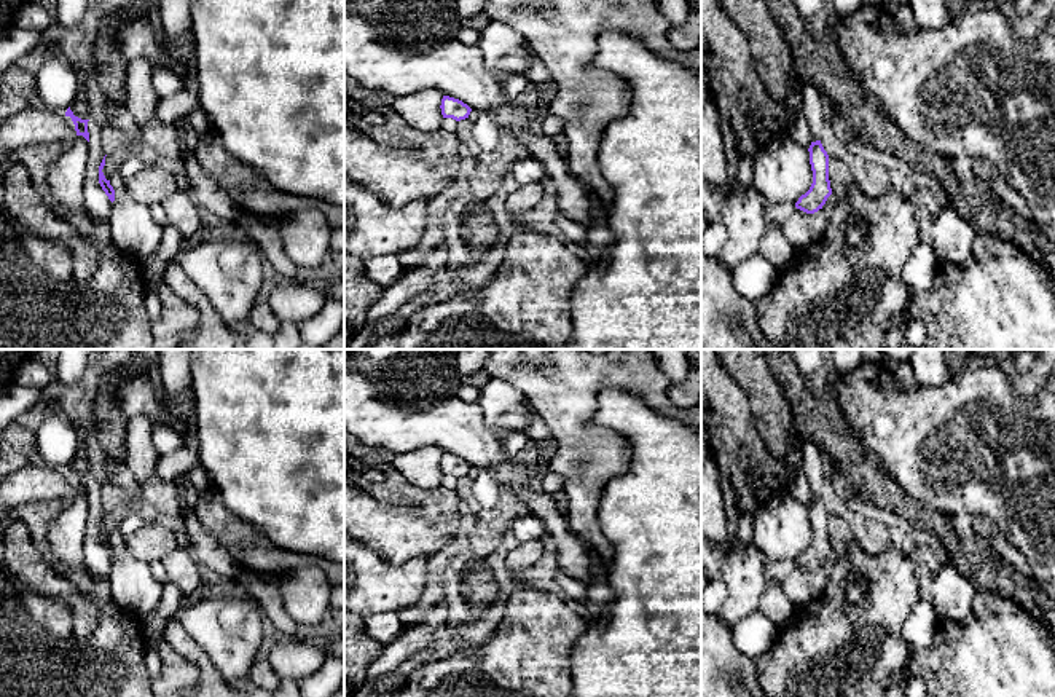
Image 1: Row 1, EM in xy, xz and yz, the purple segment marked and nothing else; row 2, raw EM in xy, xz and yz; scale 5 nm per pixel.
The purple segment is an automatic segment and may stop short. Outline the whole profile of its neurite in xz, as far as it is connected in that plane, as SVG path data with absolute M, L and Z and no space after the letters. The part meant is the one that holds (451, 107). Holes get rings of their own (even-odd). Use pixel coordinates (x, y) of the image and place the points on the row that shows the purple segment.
M443 96L440 108L443 118L453 118L456 121L469 118L472 112L472 108L467 104L449 96Z

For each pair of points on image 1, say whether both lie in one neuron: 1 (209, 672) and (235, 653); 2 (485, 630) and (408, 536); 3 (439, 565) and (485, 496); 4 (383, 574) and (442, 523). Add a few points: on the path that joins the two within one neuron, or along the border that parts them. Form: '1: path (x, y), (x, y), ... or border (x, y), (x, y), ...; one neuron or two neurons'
1: border (192, 638), (227, 680); two neurons
2: border (453, 536), (445, 547), (429, 559); two neurons
3: border (472, 480), (474, 501), (482, 507), (493, 509); two neurons
4: border (362, 544), (392, 563), (427, 559); two neurons

